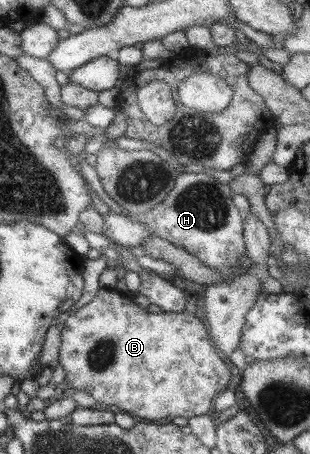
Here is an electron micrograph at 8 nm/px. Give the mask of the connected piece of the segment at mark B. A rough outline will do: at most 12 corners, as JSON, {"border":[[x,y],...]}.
{"border":[[99,288],[69,312],[74,390],[135,419],[204,414],[229,365],[188,312]]}

